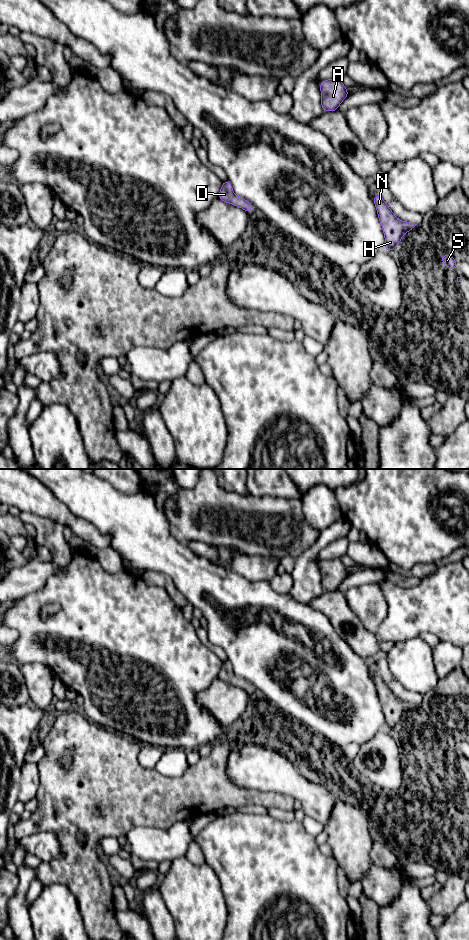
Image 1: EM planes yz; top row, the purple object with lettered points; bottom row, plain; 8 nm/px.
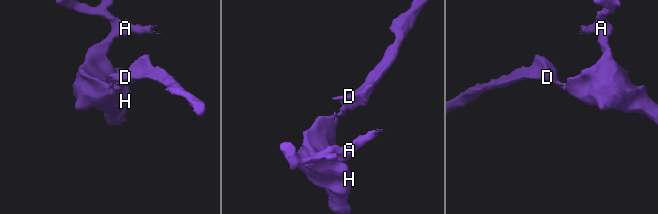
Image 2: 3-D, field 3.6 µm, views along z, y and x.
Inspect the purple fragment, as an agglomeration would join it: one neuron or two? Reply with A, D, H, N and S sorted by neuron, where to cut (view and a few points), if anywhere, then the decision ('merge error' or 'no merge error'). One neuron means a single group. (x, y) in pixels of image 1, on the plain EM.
groups A D H N S; cut none; no merge error

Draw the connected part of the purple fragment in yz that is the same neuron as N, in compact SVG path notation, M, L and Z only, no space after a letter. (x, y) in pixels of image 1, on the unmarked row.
M376 675L372 678L383 708L385 730L390 732L401 721L403 714L411 711L417 704L399 700L380 675Z

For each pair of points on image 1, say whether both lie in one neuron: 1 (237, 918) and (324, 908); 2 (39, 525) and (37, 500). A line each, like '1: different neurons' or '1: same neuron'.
1: same neuron
2: different neurons

